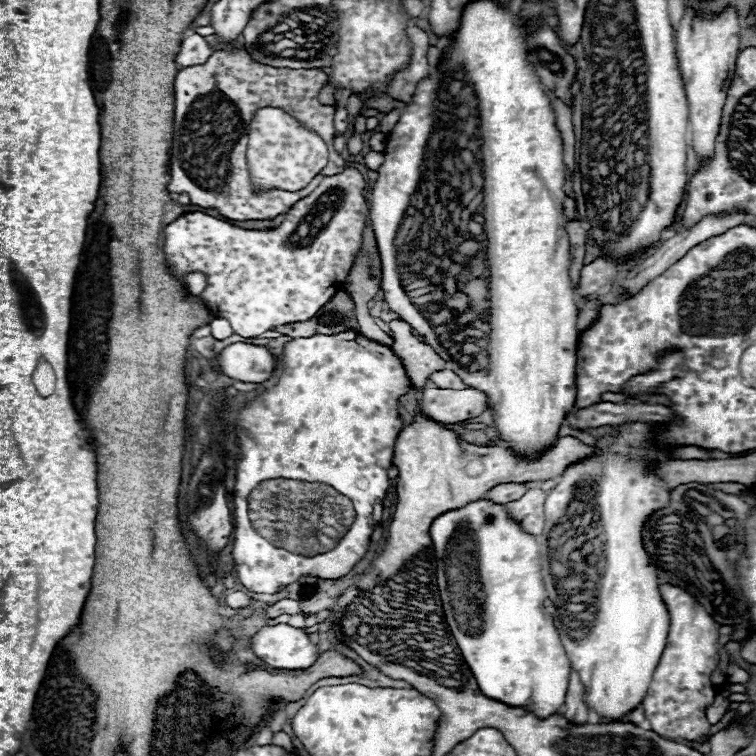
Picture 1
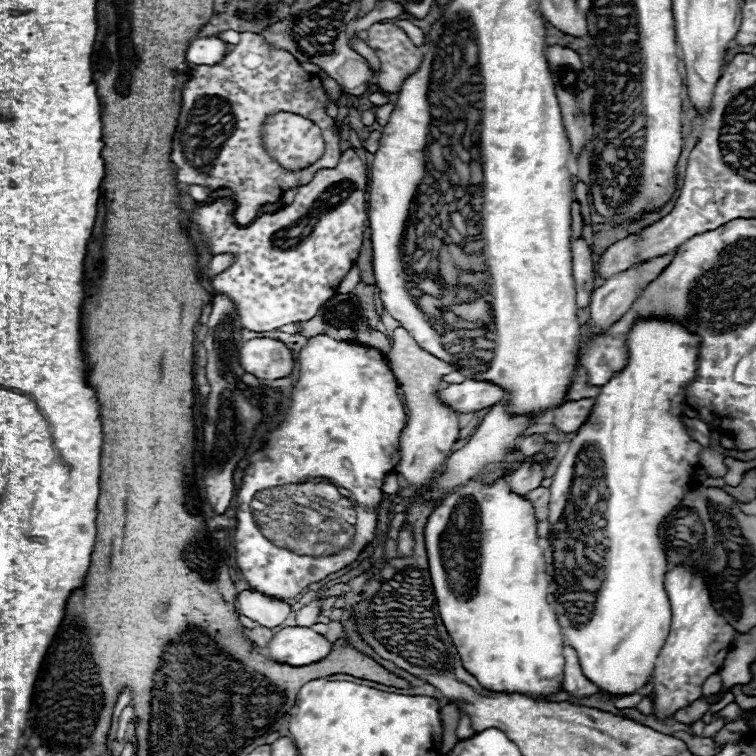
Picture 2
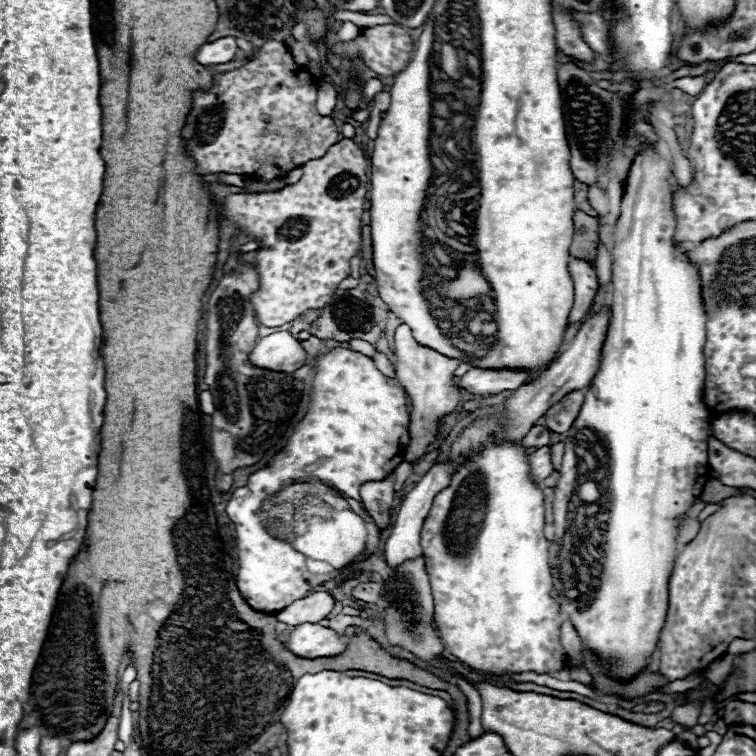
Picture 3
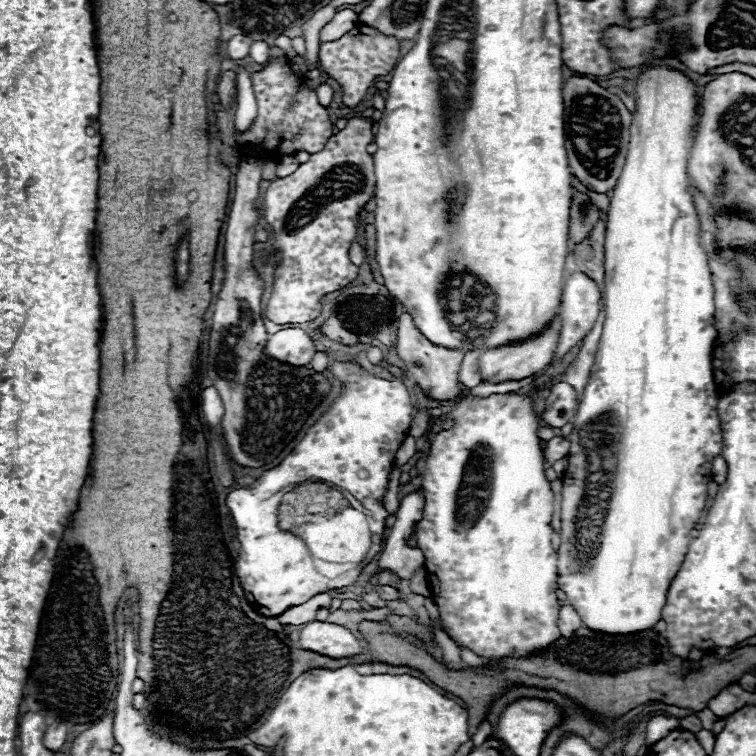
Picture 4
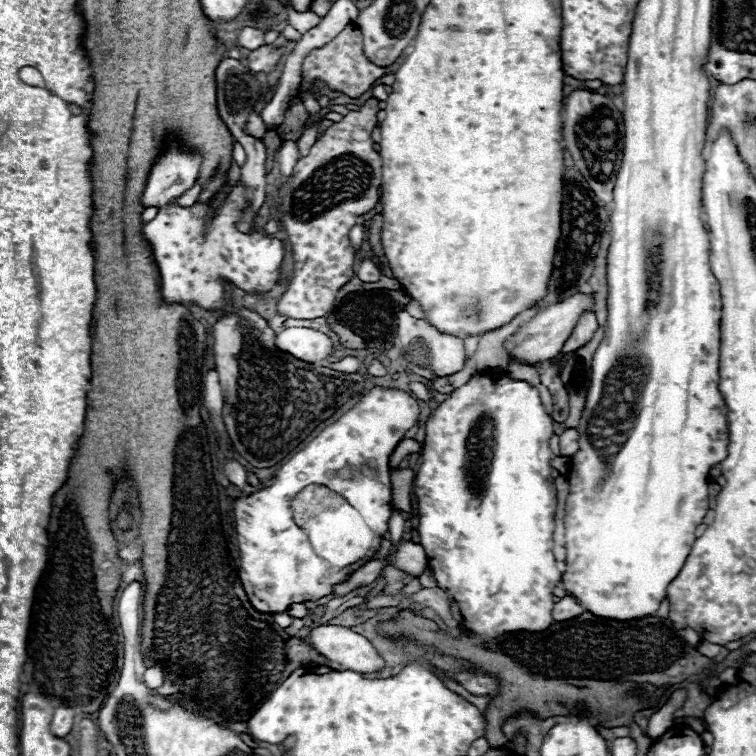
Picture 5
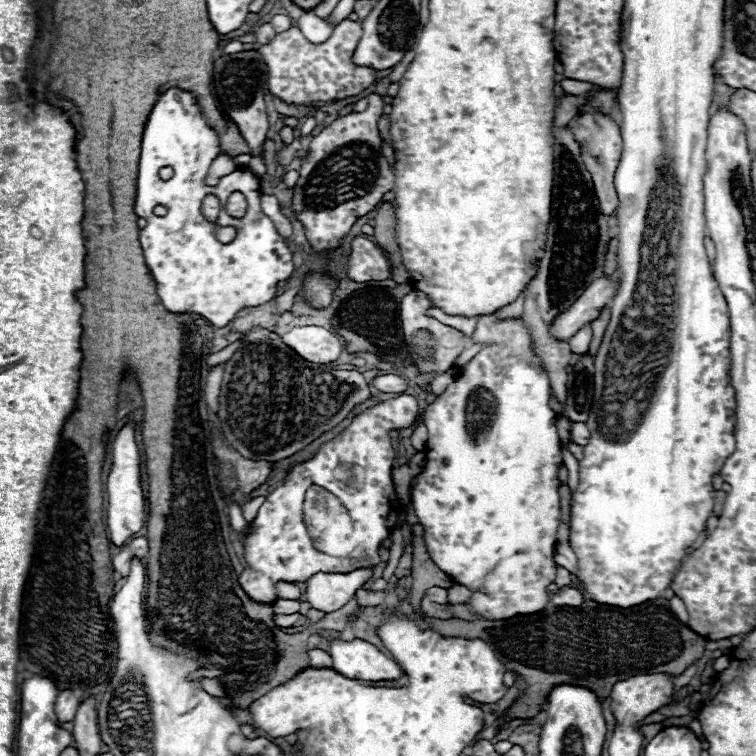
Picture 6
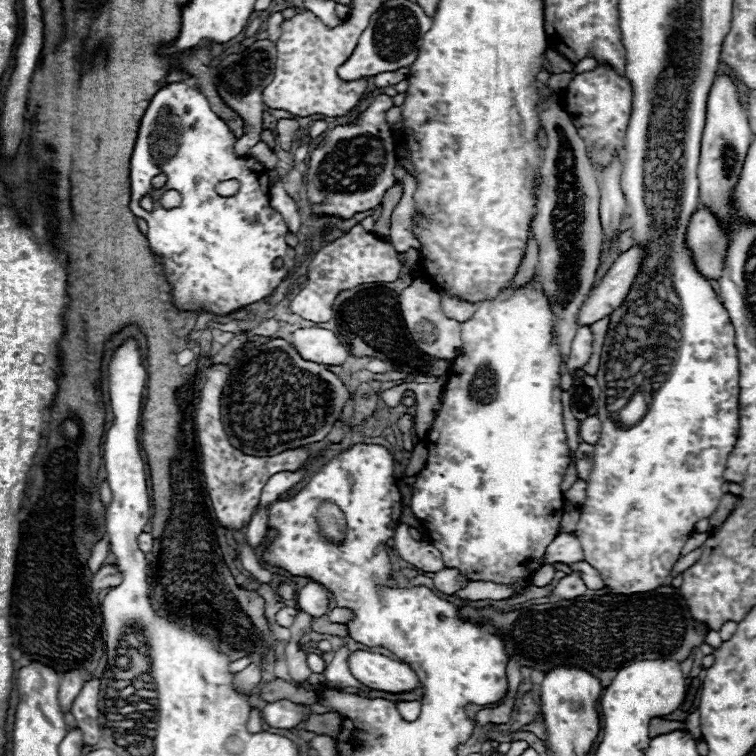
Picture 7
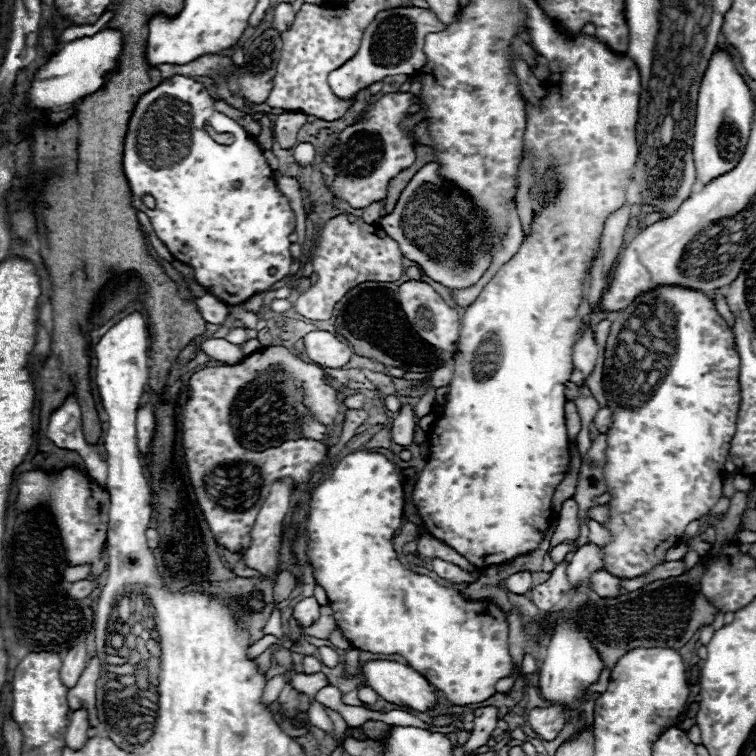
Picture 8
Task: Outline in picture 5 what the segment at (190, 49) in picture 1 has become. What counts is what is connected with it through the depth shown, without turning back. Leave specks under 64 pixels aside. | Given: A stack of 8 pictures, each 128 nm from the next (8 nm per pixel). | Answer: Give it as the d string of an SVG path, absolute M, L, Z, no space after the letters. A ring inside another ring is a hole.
M242 28L240 36L238 36L238 46L248 48L248 50L256 50L264 44L264 32L258 28Z

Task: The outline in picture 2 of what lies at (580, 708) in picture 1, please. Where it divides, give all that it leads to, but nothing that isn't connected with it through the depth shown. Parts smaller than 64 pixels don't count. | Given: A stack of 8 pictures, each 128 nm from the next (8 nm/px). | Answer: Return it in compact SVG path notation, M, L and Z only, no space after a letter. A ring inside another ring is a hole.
M564 646L564 658L566 658L566 668L564 668L564 690L570 692L572 696L590 696L600 692L598 686L594 686L580 668L576 650L572 646Z

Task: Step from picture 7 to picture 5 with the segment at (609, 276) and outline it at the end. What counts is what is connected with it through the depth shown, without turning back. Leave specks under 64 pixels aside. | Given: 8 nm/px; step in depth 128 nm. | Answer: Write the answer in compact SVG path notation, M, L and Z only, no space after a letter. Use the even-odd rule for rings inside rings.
M594 292L590 294L576 294L560 304L554 304L542 312L538 312L532 320L524 322L518 330L516 330L516 336L512 342L504 344L504 350L508 352L510 358L514 358L516 362L524 362L524 364L530 364L530 362L540 362L540 360L548 360L552 356L556 356L562 346L566 344L566 338L570 338L574 326L578 324L578 318L582 316L582 312L586 310L592 310L594 308Z

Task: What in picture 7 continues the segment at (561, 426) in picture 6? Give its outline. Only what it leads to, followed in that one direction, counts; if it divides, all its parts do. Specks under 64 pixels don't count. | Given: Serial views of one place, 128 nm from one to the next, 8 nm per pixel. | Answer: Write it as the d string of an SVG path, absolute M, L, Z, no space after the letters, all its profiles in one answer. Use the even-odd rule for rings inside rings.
M578 480L568 492L564 492L564 496L566 496L570 502L574 502L576 506L580 506L580 504L586 500L586 482Z

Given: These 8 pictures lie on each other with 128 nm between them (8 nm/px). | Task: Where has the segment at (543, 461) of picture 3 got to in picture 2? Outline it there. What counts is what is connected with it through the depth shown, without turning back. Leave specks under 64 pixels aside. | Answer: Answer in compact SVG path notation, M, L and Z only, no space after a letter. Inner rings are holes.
M522 462L512 474L510 474L510 488L518 494L528 494L530 490L538 488L544 480L544 468L536 462Z

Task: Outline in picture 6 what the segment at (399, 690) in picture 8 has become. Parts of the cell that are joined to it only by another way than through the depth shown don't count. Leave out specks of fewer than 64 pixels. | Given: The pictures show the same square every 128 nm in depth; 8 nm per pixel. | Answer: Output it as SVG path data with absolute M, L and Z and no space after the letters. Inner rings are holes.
M332 638L328 654L332 656L332 666L346 678L380 682L398 680L404 674L400 664L384 656L376 646L362 640L344 642Z

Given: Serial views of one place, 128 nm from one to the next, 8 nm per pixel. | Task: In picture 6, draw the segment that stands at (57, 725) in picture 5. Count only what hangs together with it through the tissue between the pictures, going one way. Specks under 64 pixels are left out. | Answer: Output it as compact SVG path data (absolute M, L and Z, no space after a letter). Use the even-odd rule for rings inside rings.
M62 690L58 700L56 700L56 716L60 722L68 722L74 720L74 714L78 710L78 696L74 694L74 690Z

